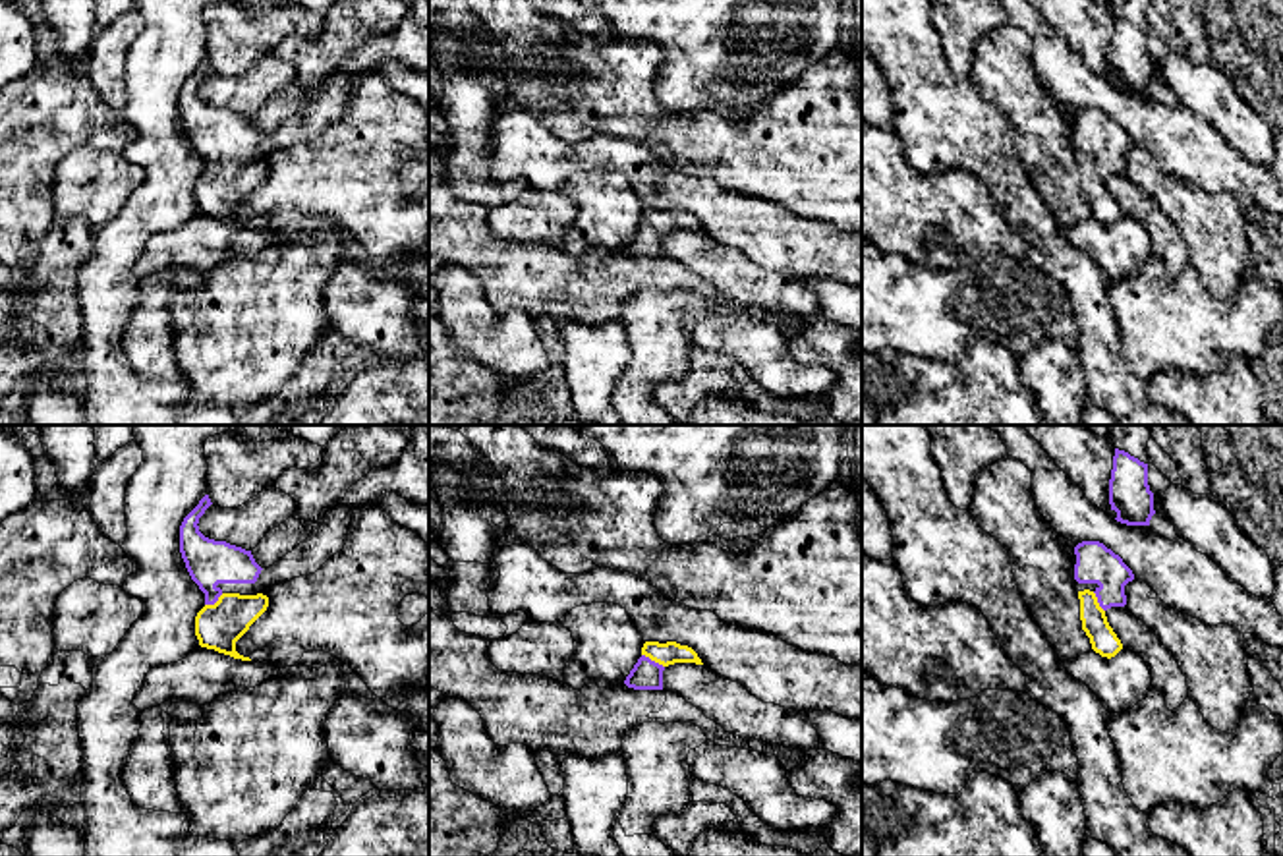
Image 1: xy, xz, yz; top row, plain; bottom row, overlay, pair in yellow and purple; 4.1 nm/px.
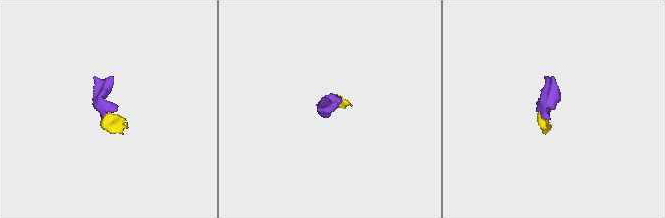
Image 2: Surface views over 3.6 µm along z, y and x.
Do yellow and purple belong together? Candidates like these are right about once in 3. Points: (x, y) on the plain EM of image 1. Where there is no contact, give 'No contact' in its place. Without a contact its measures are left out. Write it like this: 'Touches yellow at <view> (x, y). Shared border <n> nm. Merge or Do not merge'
Touches yellow at xz (654, 227). Shared border 110 nm. Merge

